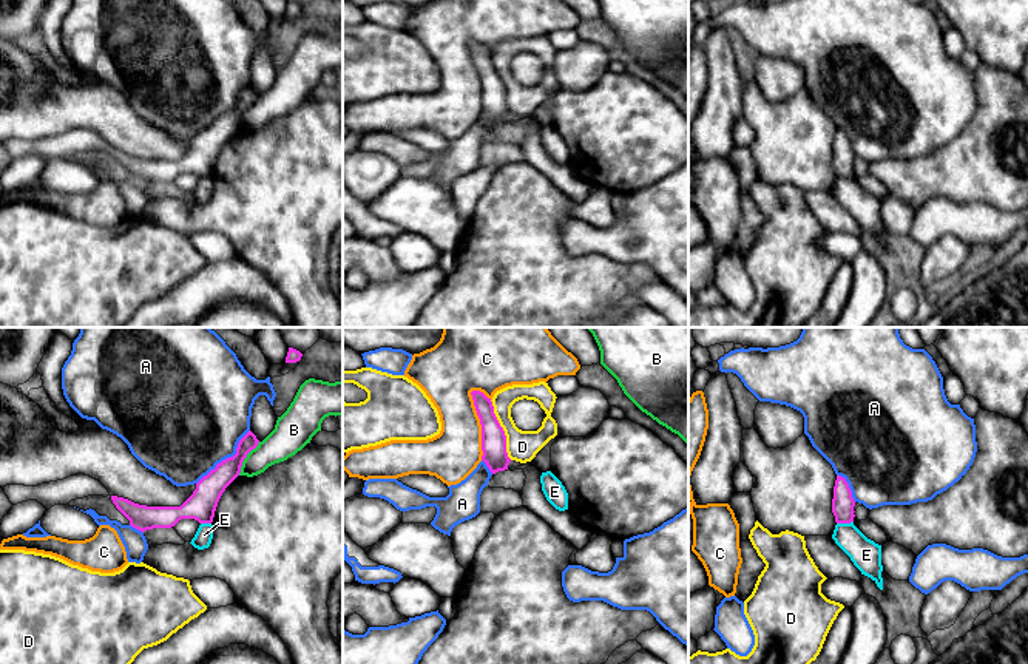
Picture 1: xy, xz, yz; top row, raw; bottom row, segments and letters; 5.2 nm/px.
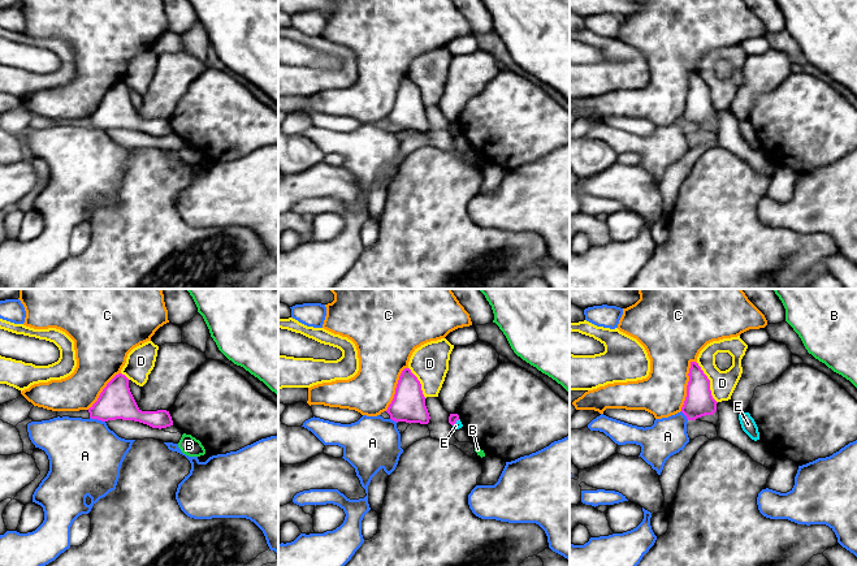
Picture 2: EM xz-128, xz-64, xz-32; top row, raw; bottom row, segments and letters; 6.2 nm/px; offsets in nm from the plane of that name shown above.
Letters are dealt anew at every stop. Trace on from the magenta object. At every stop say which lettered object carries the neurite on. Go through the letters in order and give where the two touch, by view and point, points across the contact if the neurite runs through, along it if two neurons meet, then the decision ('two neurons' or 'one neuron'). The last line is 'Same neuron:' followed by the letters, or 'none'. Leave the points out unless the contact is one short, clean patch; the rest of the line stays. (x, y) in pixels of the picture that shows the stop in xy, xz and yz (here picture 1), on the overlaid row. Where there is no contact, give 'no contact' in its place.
A: meets magenta in xy at (229, 457); two neurons
B: meets magenta in xy at (244, 457); two neurons
C: meets magenta in xz at (480, 423); two neurons
D: meets magenta in xz at (502, 430); two neurons
E: meets magenta in yz at (845, 522); border along yz (852, 521), (837, 524); two neurons
Same neuron: none

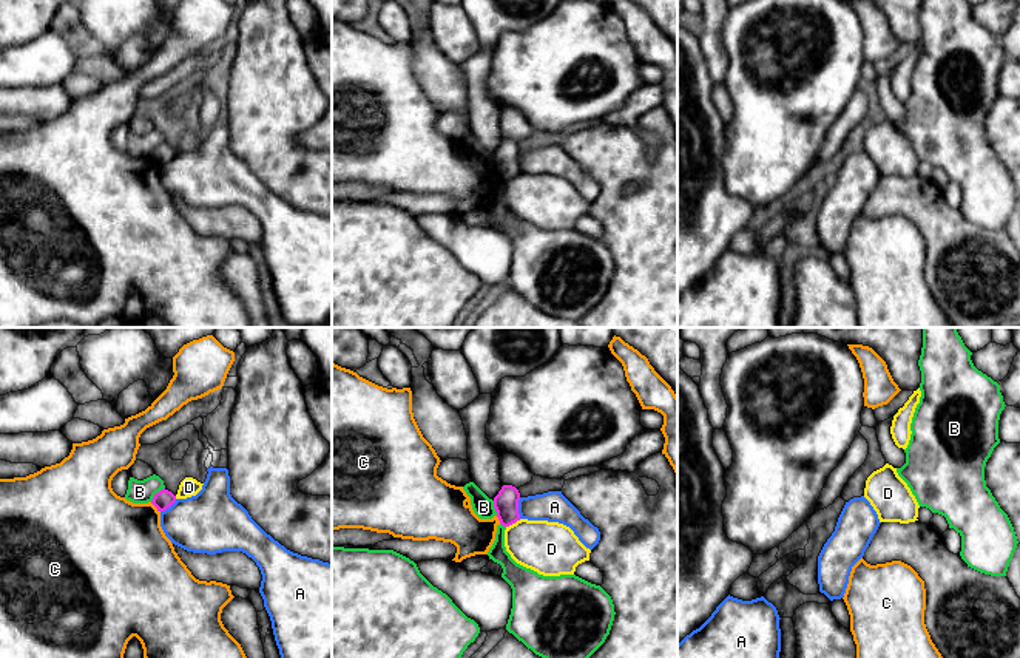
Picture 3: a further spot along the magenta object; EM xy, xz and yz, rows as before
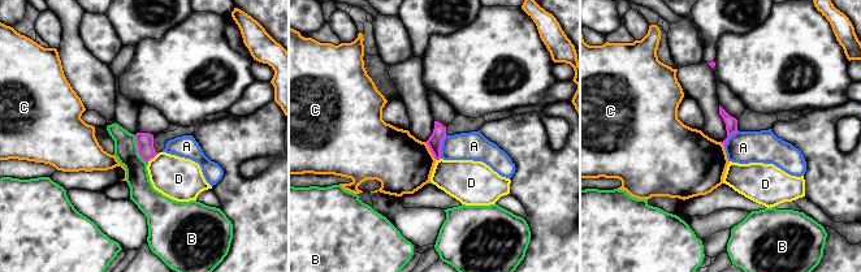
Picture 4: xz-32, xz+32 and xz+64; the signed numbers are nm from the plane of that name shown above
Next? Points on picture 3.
A: meets magenta in xz at (517, 508); two neurons
B: meets magenta in xy at (156, 493); border along xy (164, 487), (150, 501); two neurons
C: meets magenta in xy at (155, 505); two neurons
D: meets magenta in xz at (513, 522); border along xz (520, 519), (506, 527); two neurons
Same neuron: none

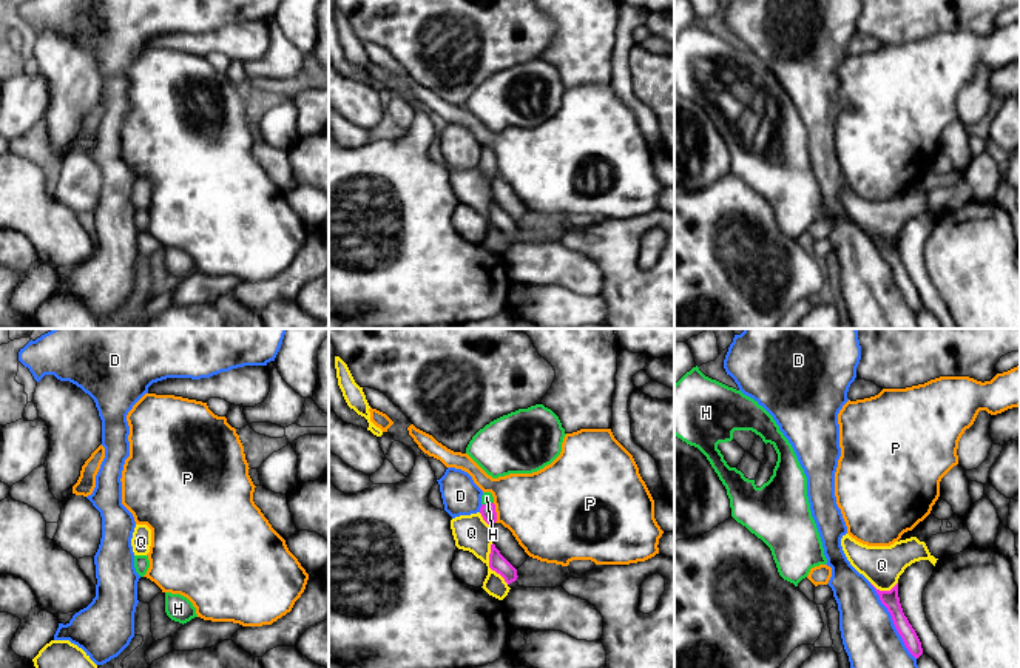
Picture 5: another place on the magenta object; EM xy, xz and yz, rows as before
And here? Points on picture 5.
D: meets magenta in yz at (894, 622); two neurons
H: meets magenta in xz at (486, 503); runs through xz (488, 511), (486, 503), (486, 497); one neuron
P: meets magenta in xz at (496, 512); border along xz (493, 503), (496, 522); two neurons
Q: meets magenta in xz at (489, 565); two neurons
Same neuron: H

